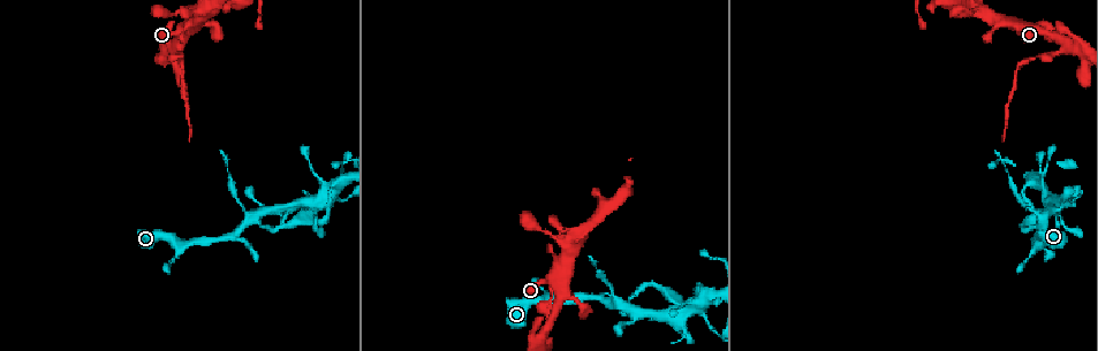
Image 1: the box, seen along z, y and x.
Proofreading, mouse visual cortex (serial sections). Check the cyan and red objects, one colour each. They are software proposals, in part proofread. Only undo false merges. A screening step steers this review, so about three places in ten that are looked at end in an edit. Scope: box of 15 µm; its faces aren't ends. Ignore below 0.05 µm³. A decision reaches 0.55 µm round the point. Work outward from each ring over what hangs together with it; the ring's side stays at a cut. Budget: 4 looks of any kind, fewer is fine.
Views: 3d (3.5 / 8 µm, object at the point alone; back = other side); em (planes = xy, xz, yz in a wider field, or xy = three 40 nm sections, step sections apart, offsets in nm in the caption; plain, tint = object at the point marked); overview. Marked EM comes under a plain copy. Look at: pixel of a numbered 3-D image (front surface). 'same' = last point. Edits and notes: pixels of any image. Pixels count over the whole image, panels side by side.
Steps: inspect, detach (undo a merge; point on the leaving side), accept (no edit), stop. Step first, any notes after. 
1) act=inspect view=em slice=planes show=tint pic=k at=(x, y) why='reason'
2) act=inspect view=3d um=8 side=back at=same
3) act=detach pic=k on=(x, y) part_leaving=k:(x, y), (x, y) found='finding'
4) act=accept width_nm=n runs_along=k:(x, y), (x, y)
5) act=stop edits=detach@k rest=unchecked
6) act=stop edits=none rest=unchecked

act=inspect view=3d um=3.5 pic=1 at=(1063, 42) why='calibre changes'

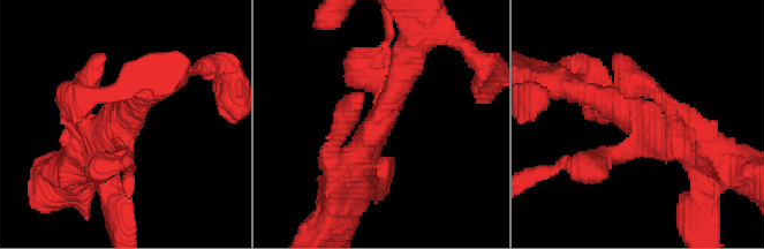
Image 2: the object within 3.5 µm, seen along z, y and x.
act=inspect view=em slice=xy step=2 show=tint pic=2 at=(124, 128) why='shape alone is not enough'

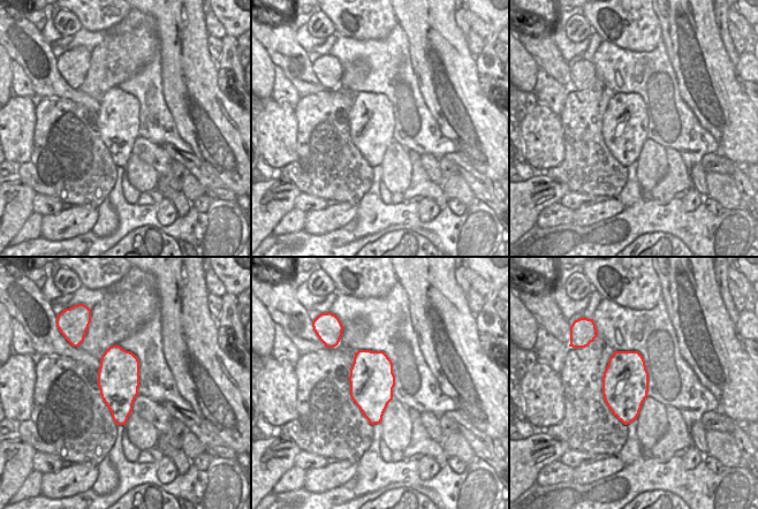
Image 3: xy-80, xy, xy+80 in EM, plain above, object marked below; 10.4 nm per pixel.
act=detach pic=2 on=(376, 53) part_leaving=2:(380, 90), (365, 60), (387, 40), (387, 22) found='two cells meet here'

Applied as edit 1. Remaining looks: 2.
act=inspect view=3d um=3.5 pic=1 at=(563, 238)

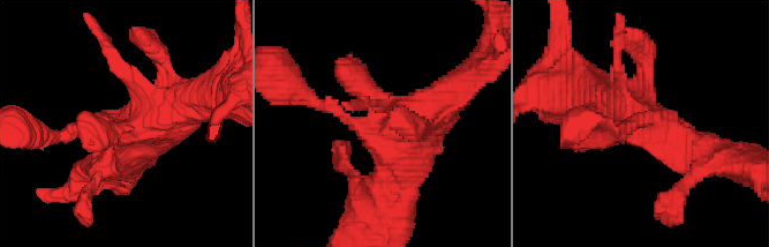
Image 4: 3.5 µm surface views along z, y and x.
act=inspect view=em slice=planes show=tint pic=4 at=(384, 121)

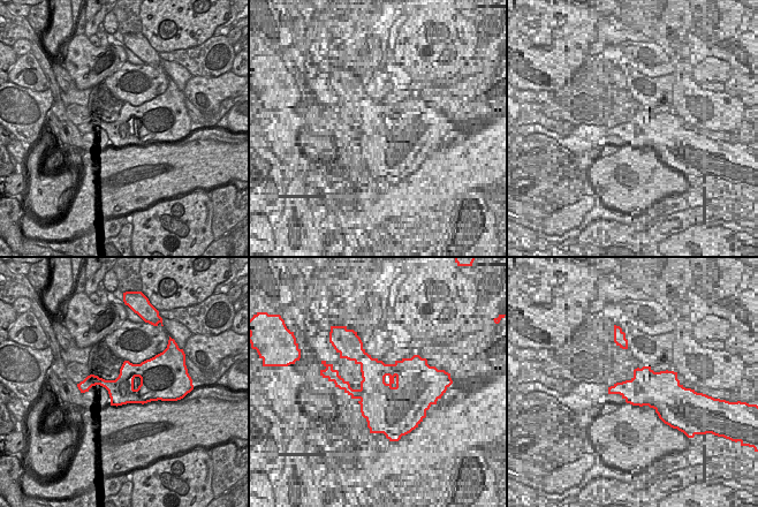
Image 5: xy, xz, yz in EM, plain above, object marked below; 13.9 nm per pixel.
act=accept runs_along=4:(386, 179), (422, 120), (475, 73) found='one cell here'

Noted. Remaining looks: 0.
act=stop edits=detach@2 rest=unchecked

